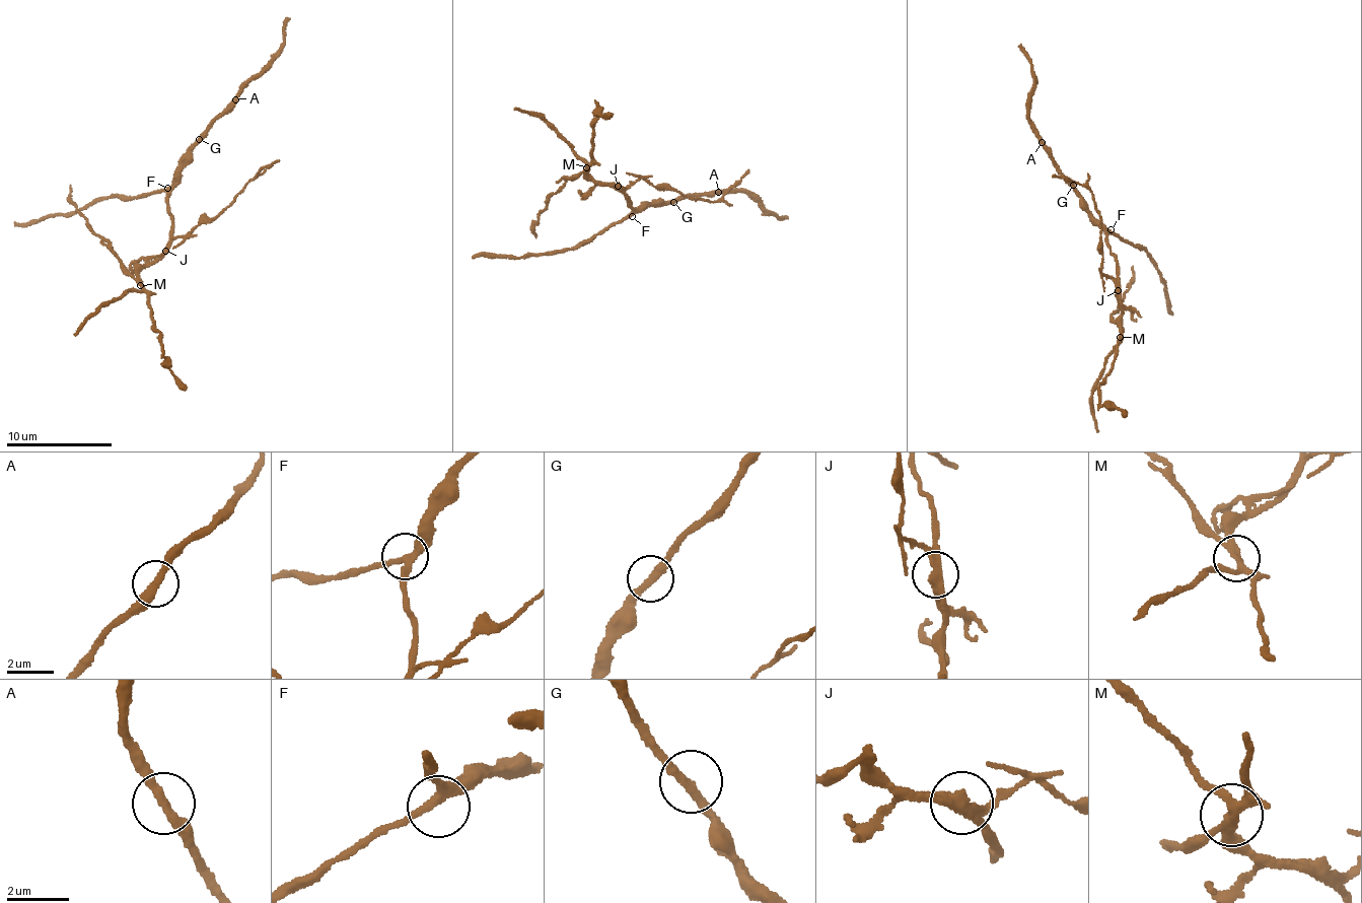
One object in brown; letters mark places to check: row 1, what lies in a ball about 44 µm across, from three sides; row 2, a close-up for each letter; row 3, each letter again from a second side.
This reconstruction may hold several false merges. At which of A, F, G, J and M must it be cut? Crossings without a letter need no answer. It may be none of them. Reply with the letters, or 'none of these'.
J, M

